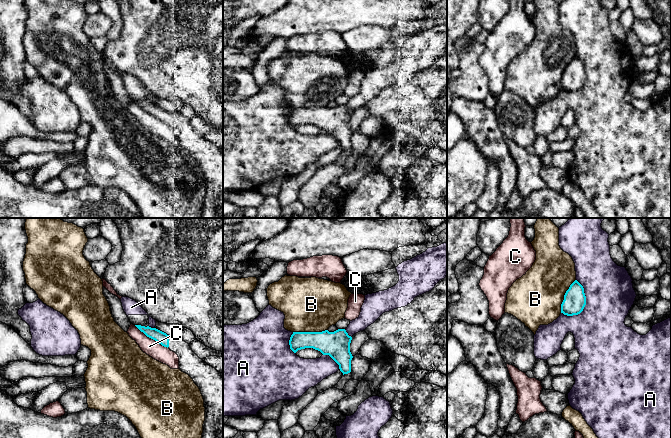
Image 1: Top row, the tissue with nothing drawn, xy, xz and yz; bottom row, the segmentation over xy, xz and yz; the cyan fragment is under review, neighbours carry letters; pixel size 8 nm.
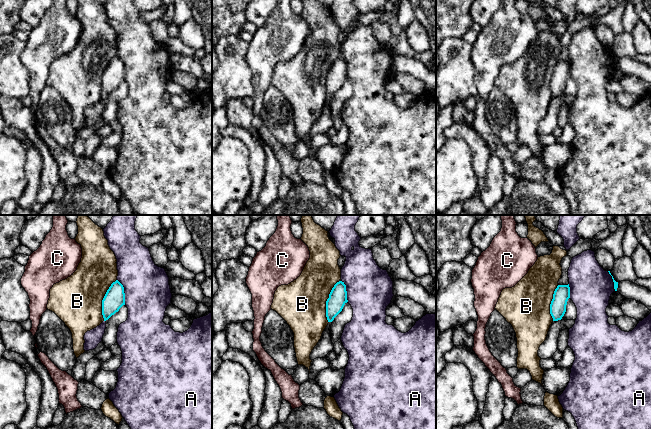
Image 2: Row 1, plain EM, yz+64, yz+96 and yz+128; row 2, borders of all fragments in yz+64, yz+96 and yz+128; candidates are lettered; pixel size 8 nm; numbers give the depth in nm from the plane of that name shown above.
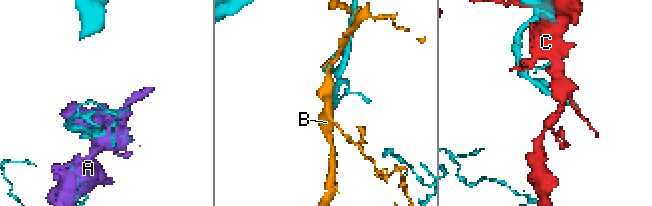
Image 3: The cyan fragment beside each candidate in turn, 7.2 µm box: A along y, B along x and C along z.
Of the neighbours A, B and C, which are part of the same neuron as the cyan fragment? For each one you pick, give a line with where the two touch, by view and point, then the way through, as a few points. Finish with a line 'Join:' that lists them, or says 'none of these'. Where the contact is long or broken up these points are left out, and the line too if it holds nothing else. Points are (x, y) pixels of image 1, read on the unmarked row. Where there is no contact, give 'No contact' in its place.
Join: none of these

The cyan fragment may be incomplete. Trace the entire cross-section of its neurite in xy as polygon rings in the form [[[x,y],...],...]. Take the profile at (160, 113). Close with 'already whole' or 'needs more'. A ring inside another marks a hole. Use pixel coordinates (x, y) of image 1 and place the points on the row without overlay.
[[[135,101],[147,113],[175,128],[179,133],[179,145],[188,150],[199,163],[204,175],[205,197],[203,200],[202,218],[223,218],[223,153],[215,144],[200,135],[180,112],[169,112],[149,102]]]; needs more

